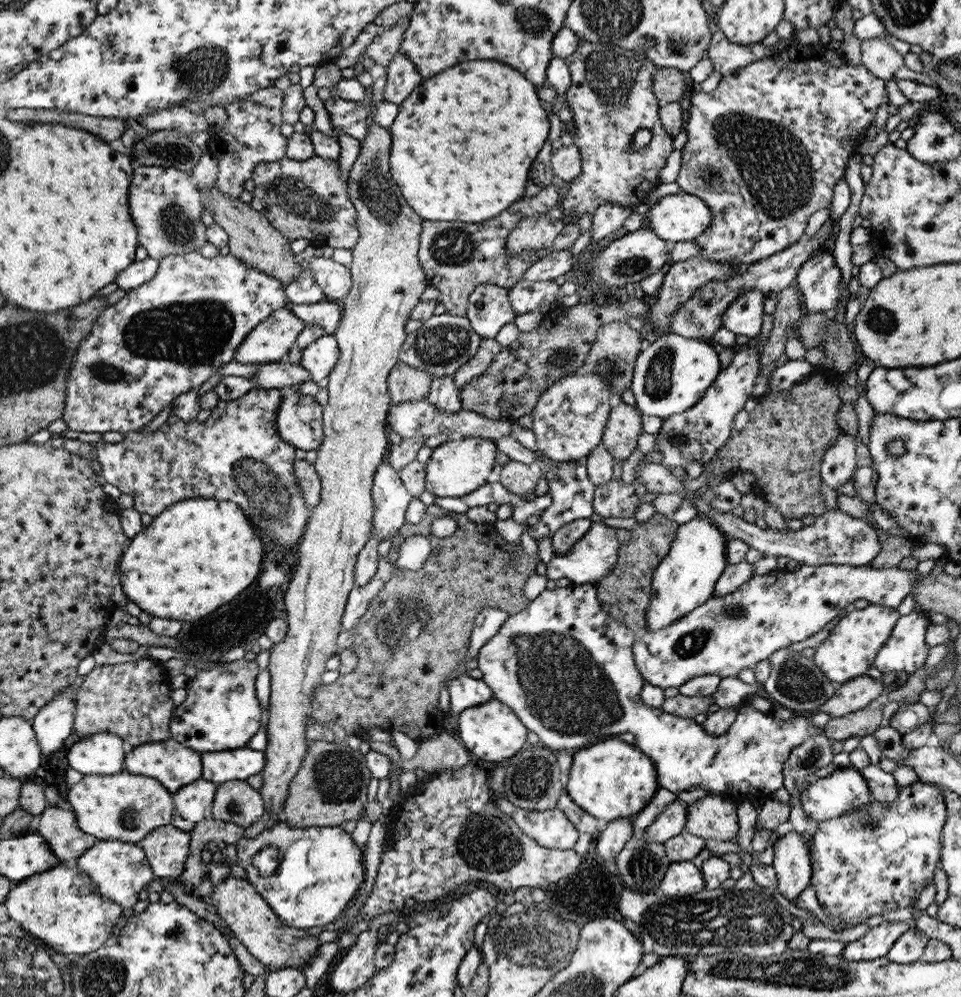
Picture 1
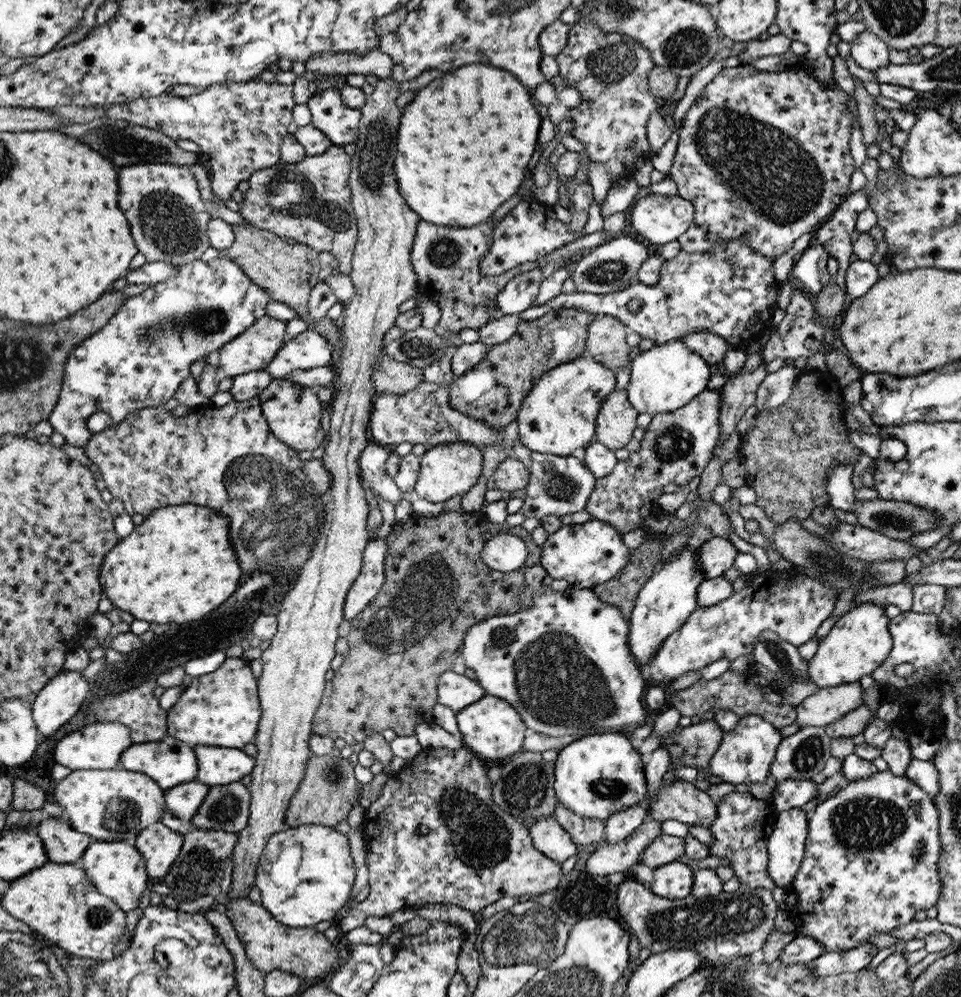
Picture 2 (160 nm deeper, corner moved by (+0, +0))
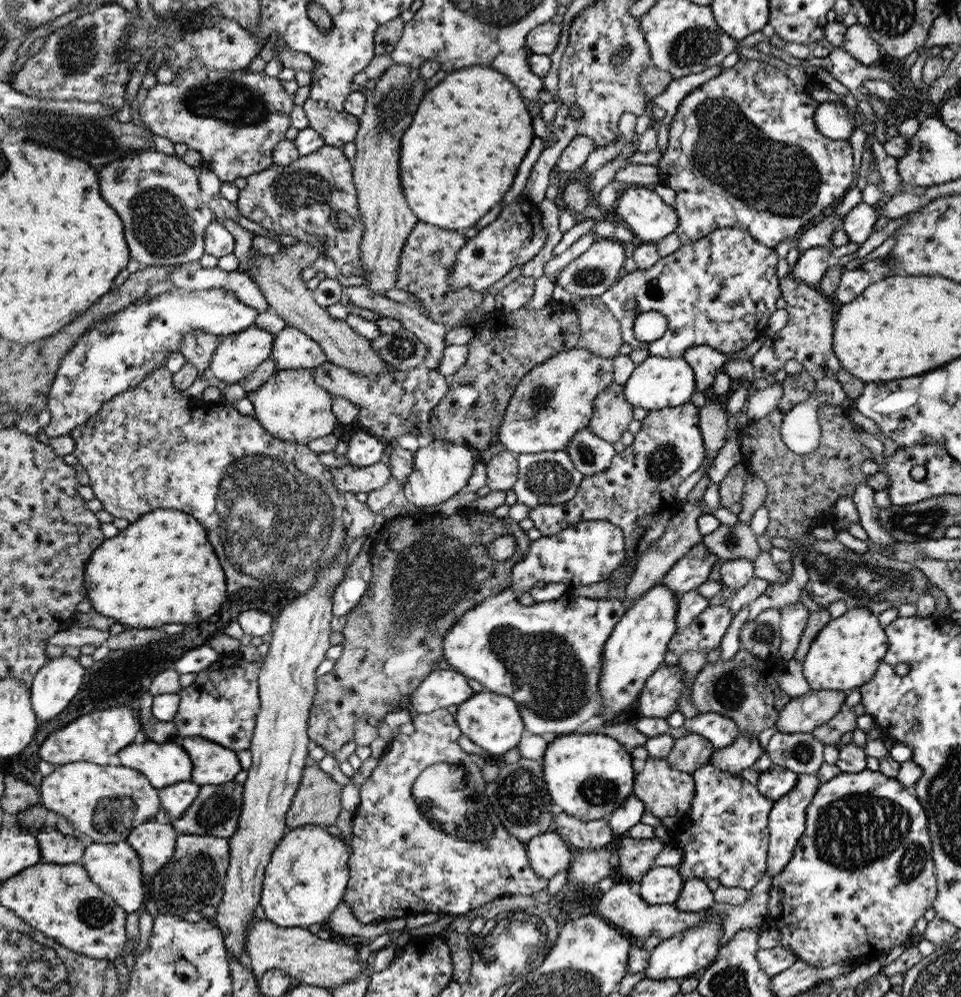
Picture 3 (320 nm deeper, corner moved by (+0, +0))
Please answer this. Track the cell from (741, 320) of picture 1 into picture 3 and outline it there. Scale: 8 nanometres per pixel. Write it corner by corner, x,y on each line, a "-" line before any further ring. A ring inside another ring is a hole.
720,228
698,243
680,246
676,252
660,257
650,269
636,269
624,275
610,290
600,295
600,300
611,310
622,324
623,340
633,349
648,350
652,356
681,357
696,346
710,346
731,354
744,350
748,344
761,336
767,329
768,320
777,310
776,303
781,296
777,275
777,252
757,242
748,232
740,228
-
630,298
636,298
638,312
660,312
668,320
666,332
654,342
640,342
633,331
635,317
624,307

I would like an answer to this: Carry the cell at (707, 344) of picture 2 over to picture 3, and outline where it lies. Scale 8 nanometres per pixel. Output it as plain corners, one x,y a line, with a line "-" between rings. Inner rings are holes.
710,346
692,347
681,356
694,368
696,376
695,392
709,392
714,379
723,370
724,364
736,359
734,353
724,354
722,351

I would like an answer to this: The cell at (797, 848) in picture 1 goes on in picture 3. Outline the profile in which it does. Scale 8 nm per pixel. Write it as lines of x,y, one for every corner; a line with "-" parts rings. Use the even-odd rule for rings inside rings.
815,774
798,775
798,784
789,795
773,803
769,814
769,845
767,848
767,870
771,878
782,872
794,853
801,834
805,831
806,807
812,803
820,782

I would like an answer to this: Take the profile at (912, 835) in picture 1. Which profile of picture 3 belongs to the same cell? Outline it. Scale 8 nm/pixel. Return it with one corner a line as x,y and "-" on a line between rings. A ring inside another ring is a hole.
866,768
855,773
841,771
830,782
820,784
812,803
806,807
805,831
801,834
791,859
782,872
771,879
767,916
774,918
774,926
780,932
781,940
778,944
789,948
802,962
819,968
826,968
843,960
853,960
857,967
865,962
876,961
880,956
886,956
891,947
904,945
904,941
913,933
918,919
924,916
928,908
933,908
937,895
937,878
932,860
928,821
924,807
911,789
900,785
896,778
888,777
879,770
874,772

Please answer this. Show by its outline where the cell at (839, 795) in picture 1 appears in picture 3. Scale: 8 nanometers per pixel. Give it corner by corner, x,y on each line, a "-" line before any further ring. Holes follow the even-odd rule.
774,764
760,773
759,777
758,791
773,802
778,802
784,796
789,795
798,784
798,774

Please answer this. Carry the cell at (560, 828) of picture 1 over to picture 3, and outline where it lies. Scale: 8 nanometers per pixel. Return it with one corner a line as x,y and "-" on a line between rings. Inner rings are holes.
539,834
527,844
530,864
539,876
549,880
558,872
564,872
572,862
568,846
556,834

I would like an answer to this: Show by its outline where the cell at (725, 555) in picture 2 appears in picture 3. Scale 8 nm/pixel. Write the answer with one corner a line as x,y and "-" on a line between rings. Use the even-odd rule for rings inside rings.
703,542
697,544
672,566
661,583
677,596
683,595
708,581
708,575
718,560

